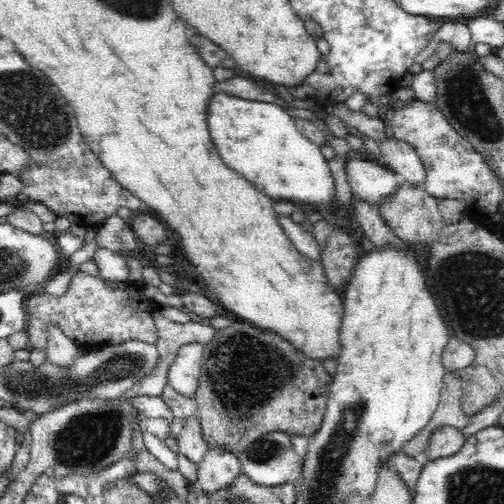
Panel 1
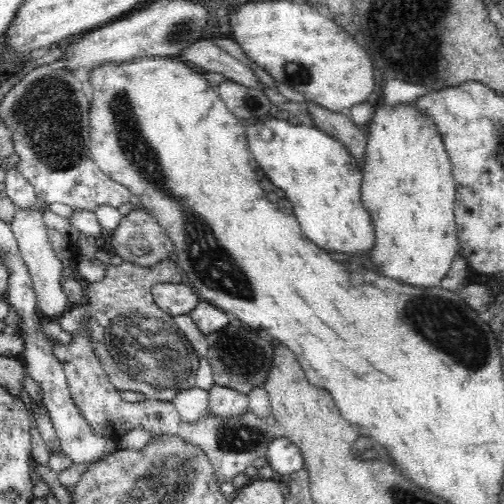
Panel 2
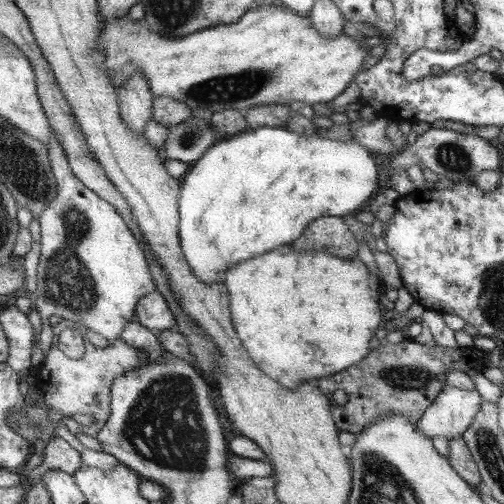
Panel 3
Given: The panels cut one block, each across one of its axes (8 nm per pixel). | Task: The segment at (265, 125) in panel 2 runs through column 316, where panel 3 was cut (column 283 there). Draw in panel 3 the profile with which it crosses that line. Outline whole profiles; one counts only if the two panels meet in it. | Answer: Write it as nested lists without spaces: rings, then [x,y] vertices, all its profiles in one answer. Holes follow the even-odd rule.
[[[261,126],[245,130],[233,138],[213,142],[213,146],[187,168],[179,190],[179,236],[181,252],[201,284],[219,282],[221,274],[237,260],[253,260],[279,246],[297,240],[309,222],[321,216],[353,214],[375,190],[377,164],[373,152],[361,144],[327,140],[323,134],[297,134],[287,128]]]

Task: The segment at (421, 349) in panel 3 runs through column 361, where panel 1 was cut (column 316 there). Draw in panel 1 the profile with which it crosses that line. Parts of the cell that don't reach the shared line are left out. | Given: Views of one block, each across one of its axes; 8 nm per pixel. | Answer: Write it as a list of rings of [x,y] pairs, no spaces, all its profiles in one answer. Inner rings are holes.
[[[234,324],[222,328],[204,348],[202,380],[196,390],[194,400],[198,402],[198,418],[202,436],[208,448],[224,448],[240,458],[254,442],[266,434],[286,432],[290,436],[312,436],[326,414],[326,402],[330,396],[332,376],[326,372],[320,360],[308,358],[298,348],[294,348],[286,338],[274,332],[264,332],[248,324]]]

